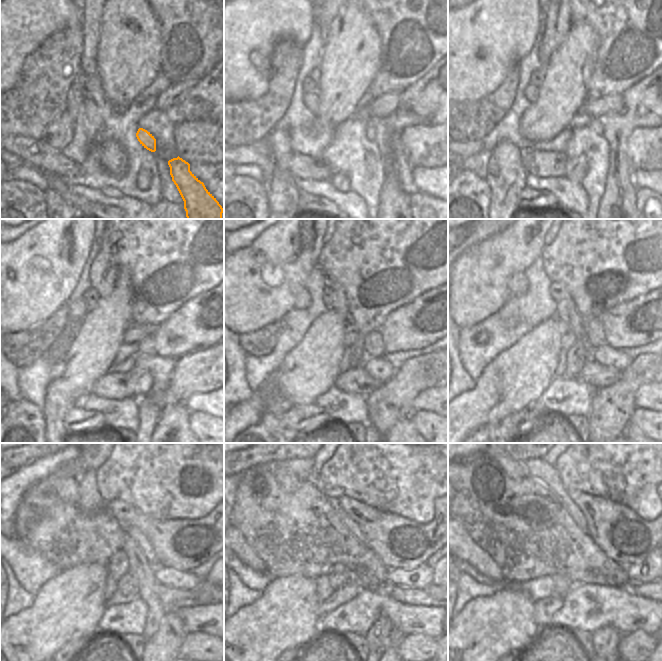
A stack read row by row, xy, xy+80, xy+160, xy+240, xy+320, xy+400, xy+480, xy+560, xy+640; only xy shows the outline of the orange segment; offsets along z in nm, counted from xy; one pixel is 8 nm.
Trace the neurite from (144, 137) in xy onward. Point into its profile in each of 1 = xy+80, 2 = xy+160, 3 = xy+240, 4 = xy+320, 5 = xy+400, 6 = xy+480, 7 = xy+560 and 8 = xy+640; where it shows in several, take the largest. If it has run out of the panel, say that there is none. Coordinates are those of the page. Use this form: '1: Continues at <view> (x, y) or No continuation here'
1: Continues at xy+80 (370, 130)
2: Continues at xy+160 (595, 124)
3: Continues at xy+240 (147, 347)
4: Continues at xy+320 (373, 345)
5: Continues at xy+400 (594, 331)
6: Continues at xy+480 (145, 546)
7: Continues at xy+560 (348, 522)
8: Continues at xy+640 (538, 467)

